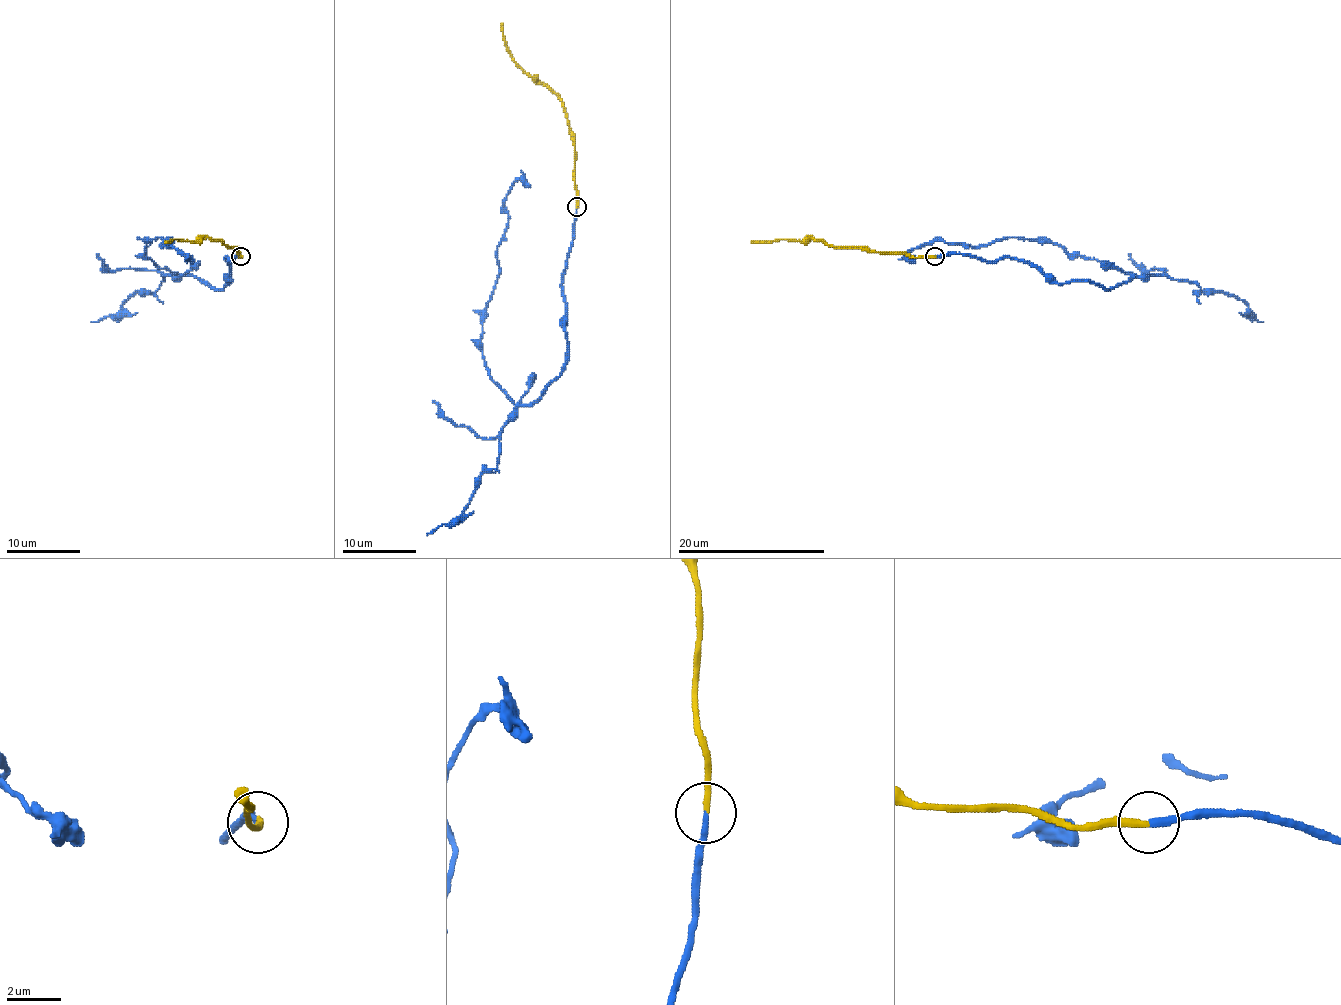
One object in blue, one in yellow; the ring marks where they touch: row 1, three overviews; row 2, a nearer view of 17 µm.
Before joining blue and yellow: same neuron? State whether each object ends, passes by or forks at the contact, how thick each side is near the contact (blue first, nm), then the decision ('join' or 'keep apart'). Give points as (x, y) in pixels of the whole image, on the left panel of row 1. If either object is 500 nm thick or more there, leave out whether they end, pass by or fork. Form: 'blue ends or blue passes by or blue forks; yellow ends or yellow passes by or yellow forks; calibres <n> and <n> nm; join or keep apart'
blue ends; yellow ends; calibres 240 and 240 nm; join

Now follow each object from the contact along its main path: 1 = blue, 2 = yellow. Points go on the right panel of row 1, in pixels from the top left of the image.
1: (935, 255), (1024, 259), (1057, 283), (1112, 289), (1132, 276), (1007, 237), (928, 243), (908, 254), (915, 261)
2: (935, 255), (913, 257), (830, 246), (814, 237), (804, 241), (751, 243)

